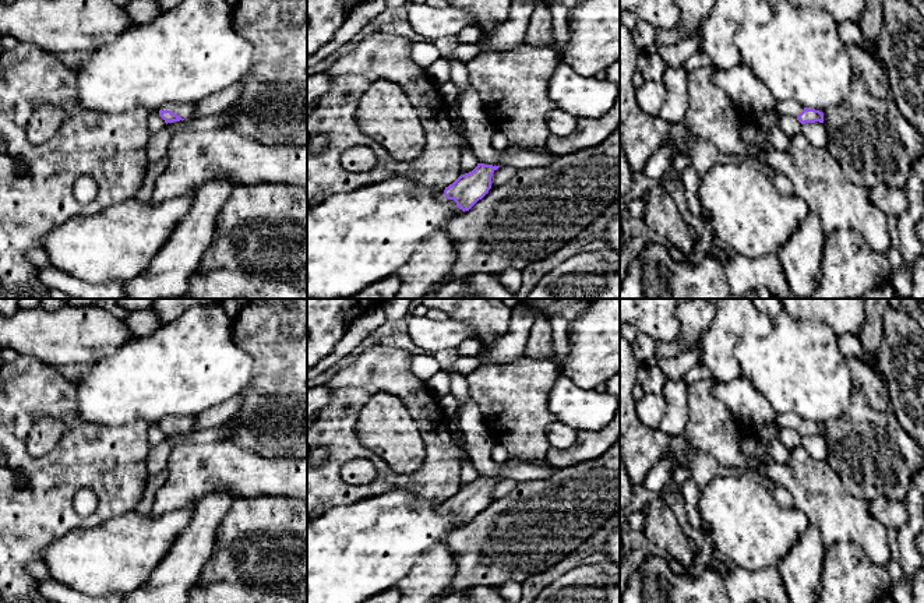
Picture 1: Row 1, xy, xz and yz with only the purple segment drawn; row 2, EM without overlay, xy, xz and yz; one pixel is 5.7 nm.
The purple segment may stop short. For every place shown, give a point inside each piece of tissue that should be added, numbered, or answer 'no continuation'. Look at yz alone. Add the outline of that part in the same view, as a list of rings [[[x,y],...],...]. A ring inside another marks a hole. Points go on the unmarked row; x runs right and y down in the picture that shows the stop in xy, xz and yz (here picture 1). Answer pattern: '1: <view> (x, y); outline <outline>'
1: yz (790, 420); outline [[[790,412],[783,415],[776,415],[775,422],[784,429],[797,431],[797,429],[804,423],[804,419]]]

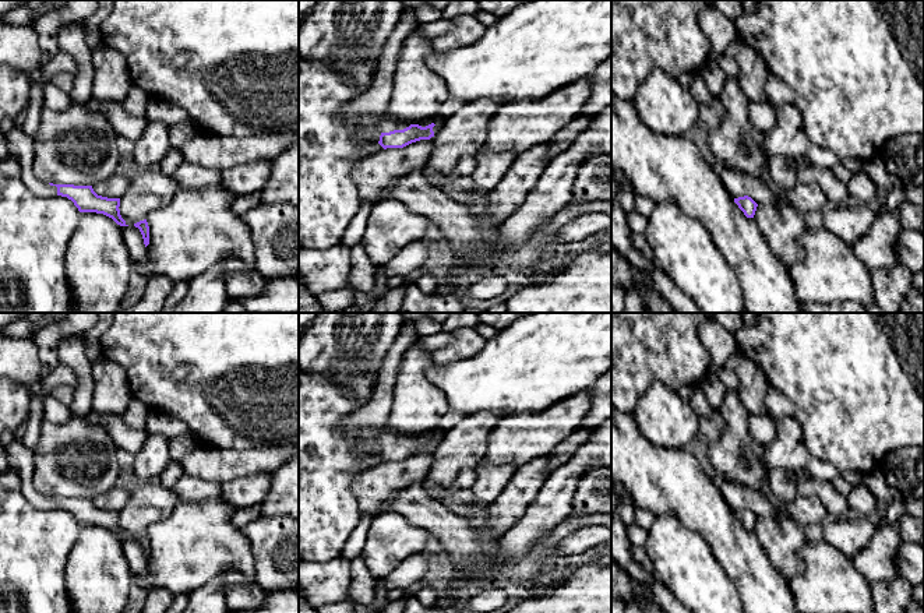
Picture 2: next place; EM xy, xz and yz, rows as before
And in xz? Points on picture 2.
1: xz (385, 437); outline [[[382,427],[382,429],[380,429],[377,441],[378,441],[380,445],[389,445],[389,444],[394,444],[394,443],[403,443],[409,438],[410,437],[395,434],[389,429]]]

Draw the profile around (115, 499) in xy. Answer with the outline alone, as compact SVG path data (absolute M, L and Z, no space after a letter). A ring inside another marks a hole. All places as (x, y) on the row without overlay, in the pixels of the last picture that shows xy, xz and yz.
M114 486L103 494L92 498L92 501L98 508L107 511L121 511L127 504L130 494L131 492Z

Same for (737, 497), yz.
M730 480L719 483L723 498L733 511L748 508L757 517L779 517L777 504L770 503L761 492Z

